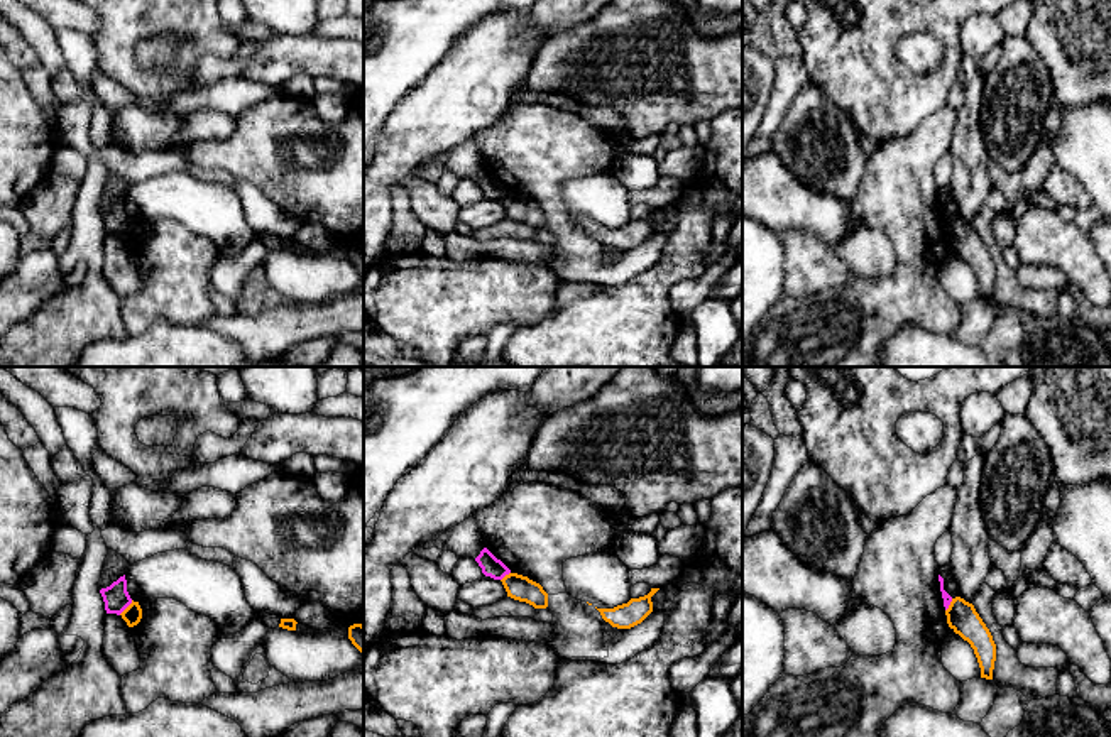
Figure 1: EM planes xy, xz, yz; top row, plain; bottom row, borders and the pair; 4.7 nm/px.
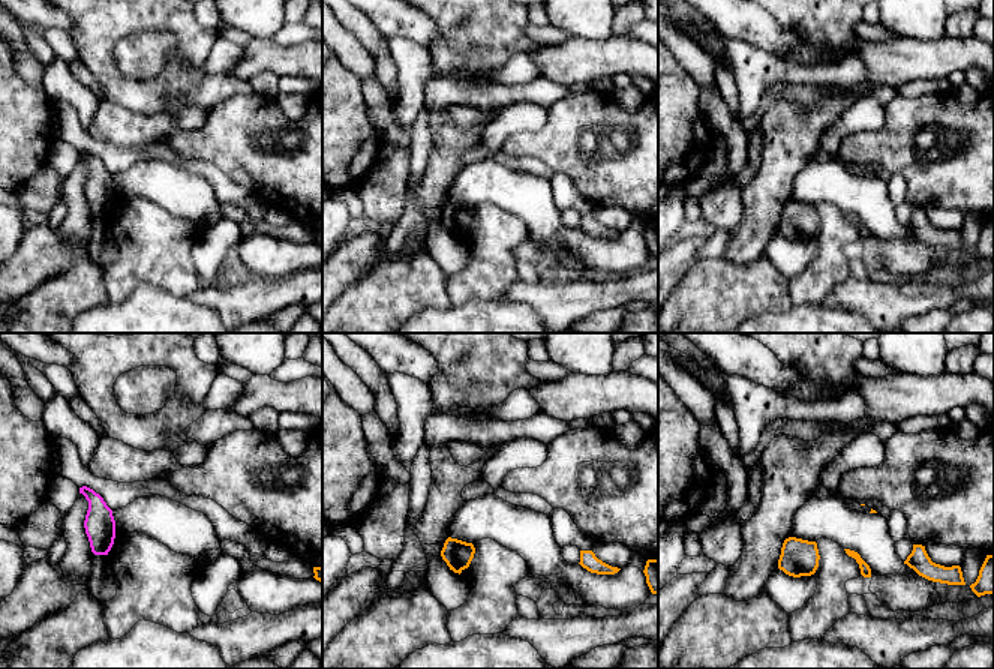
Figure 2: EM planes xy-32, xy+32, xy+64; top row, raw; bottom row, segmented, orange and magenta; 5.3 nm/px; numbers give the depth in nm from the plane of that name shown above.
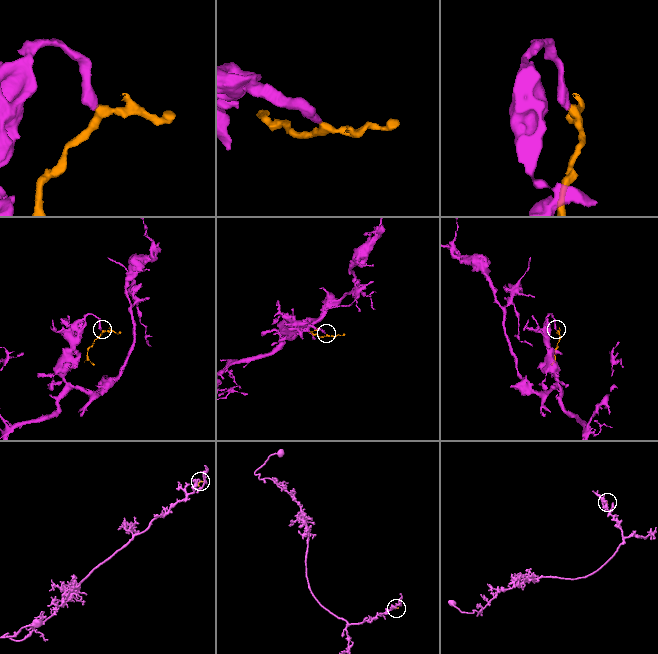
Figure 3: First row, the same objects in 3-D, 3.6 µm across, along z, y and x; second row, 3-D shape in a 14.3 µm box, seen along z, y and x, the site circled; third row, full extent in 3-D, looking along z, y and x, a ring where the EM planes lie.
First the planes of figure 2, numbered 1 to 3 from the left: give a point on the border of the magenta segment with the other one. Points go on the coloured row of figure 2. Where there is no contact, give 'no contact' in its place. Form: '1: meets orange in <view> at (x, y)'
1: no contact
2: no contact
3: no contact

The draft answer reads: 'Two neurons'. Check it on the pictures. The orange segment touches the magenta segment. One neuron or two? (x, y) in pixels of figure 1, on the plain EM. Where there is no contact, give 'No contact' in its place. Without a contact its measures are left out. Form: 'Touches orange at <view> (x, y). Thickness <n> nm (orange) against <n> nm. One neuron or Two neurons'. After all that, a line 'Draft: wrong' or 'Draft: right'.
Touches orange at xy (127, 229). Thickness 90 nm (orange) against 120 nm. Two neurons
Draft: right

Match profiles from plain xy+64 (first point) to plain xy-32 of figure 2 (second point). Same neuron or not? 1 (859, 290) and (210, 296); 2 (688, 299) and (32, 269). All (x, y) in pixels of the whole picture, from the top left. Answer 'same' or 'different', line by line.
1: same
2: different

